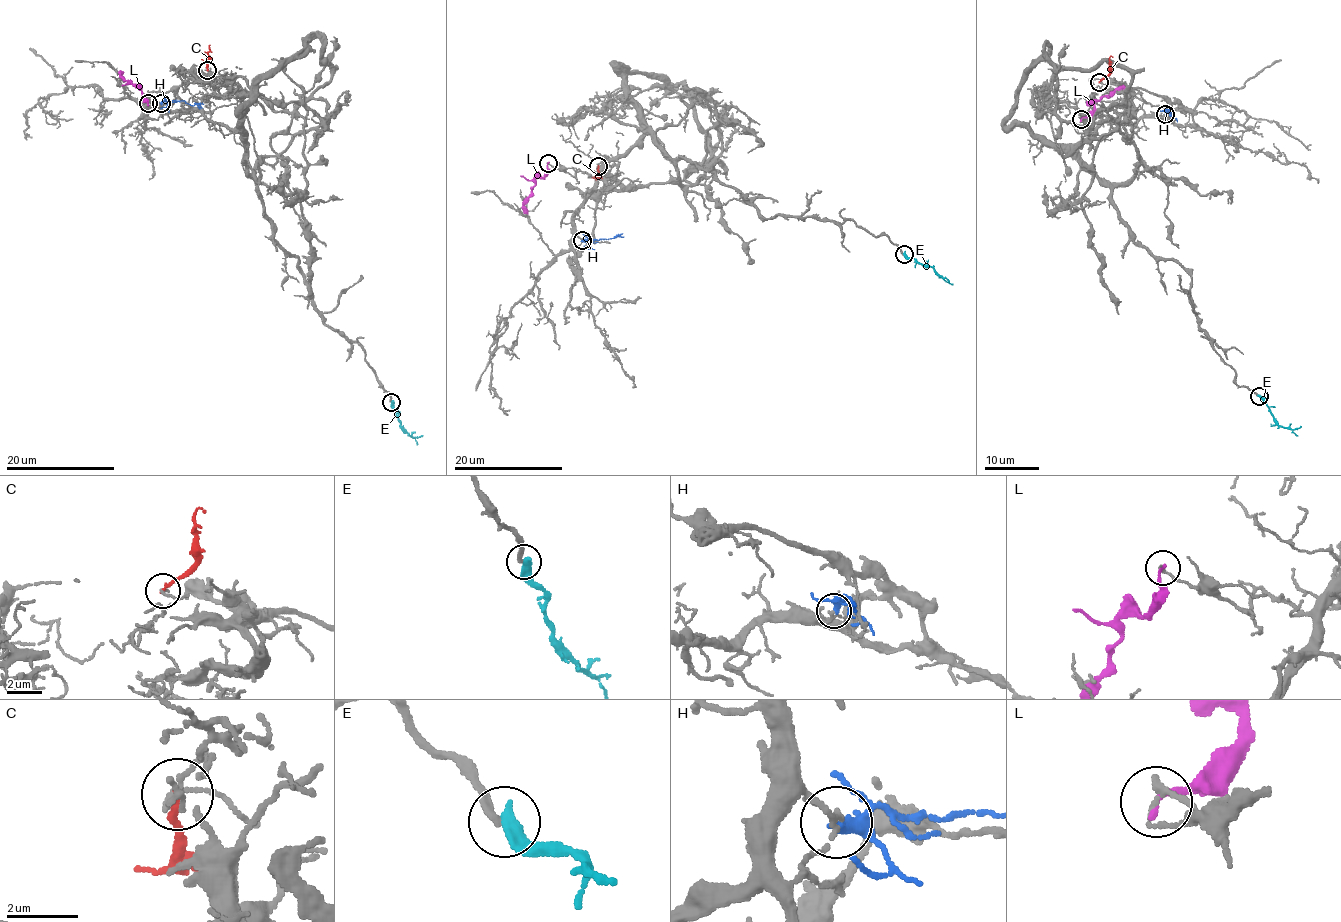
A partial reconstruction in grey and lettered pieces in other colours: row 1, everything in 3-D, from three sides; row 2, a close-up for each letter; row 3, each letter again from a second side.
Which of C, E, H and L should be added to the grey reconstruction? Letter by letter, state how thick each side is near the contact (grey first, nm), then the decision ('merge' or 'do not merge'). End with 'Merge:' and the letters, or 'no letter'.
C: 90 nm thick on the grey side, 190 nm on the other; do not merge
E: 200 nm thick on the grey side, 460 nm on the other; merge
H: 140 nm thick on the grey side, 340 nm on the other; merge
L: 200 nm thick on the grey side, 180 nm on the other; do not merge
Merge: E, H

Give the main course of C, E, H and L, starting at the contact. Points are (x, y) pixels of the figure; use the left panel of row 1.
C: (207, 70), (209, 45)
E: (392, 401), (399, 422), (408, 434), (415, 437), (422, 435)
H: (160, 104), (169, 101), (203, 104)
L: (147, 103), (134, 85), (120, 75), (123, 72)

